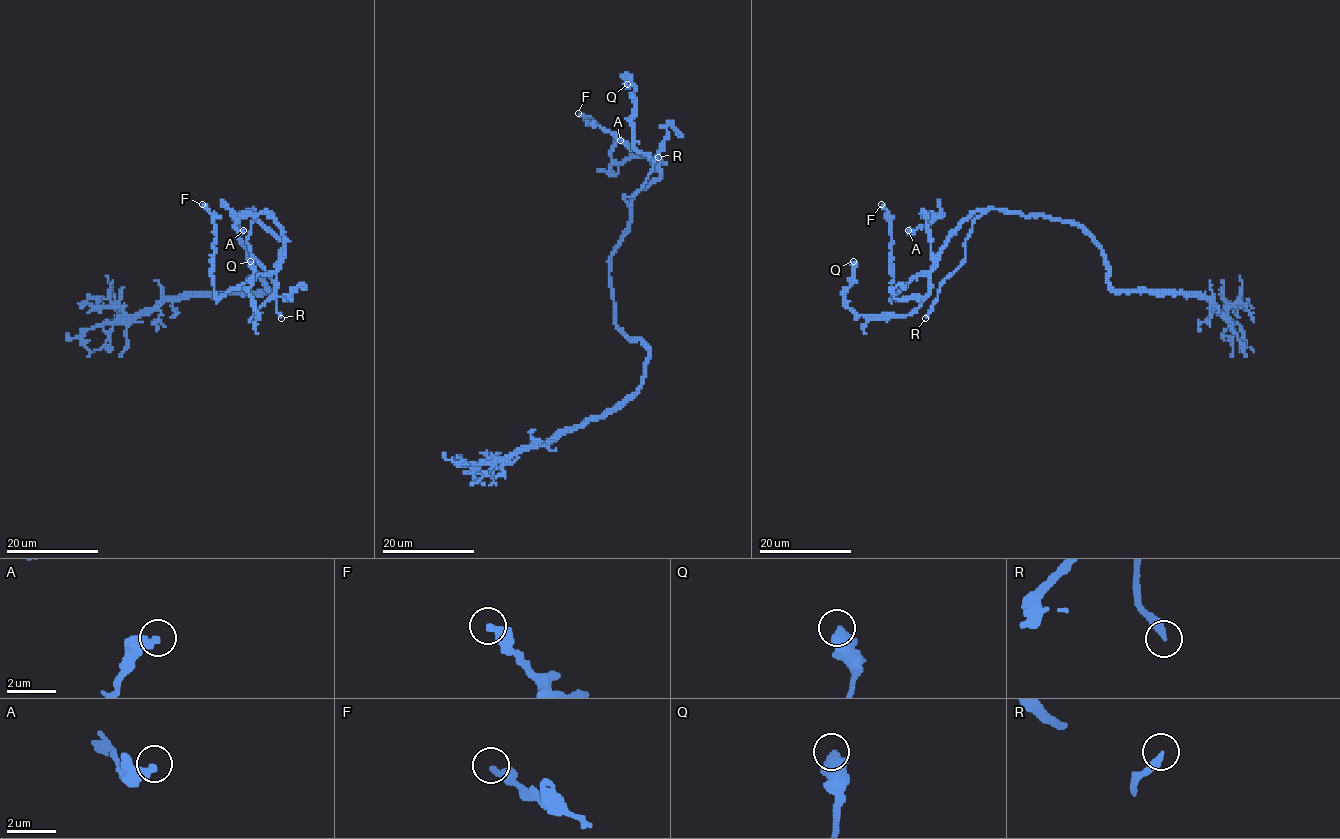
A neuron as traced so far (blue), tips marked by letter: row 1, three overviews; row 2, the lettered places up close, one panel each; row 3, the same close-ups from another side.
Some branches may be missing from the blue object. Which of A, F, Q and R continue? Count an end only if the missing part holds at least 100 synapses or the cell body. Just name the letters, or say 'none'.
R

